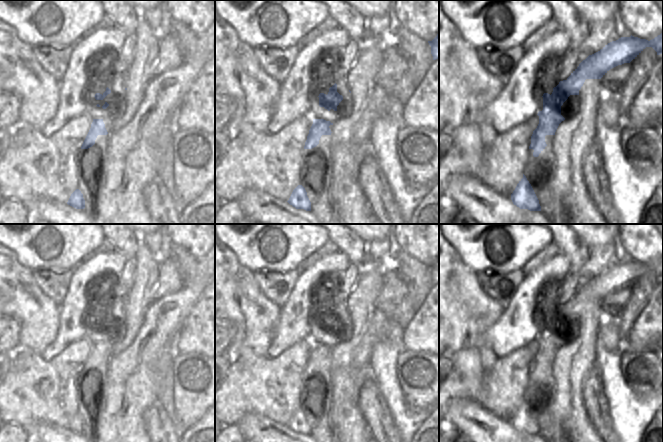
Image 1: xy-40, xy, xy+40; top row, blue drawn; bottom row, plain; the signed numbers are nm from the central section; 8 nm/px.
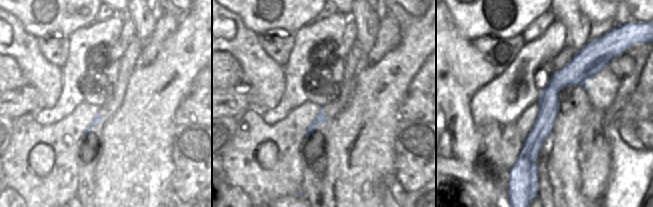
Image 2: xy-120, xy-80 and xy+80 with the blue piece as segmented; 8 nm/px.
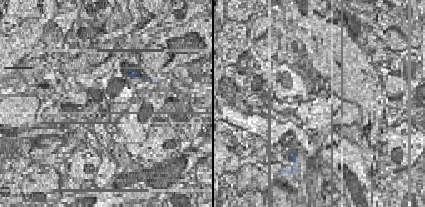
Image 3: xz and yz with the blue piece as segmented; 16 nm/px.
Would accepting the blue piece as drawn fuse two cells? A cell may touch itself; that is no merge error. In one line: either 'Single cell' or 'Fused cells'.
Single cell.

